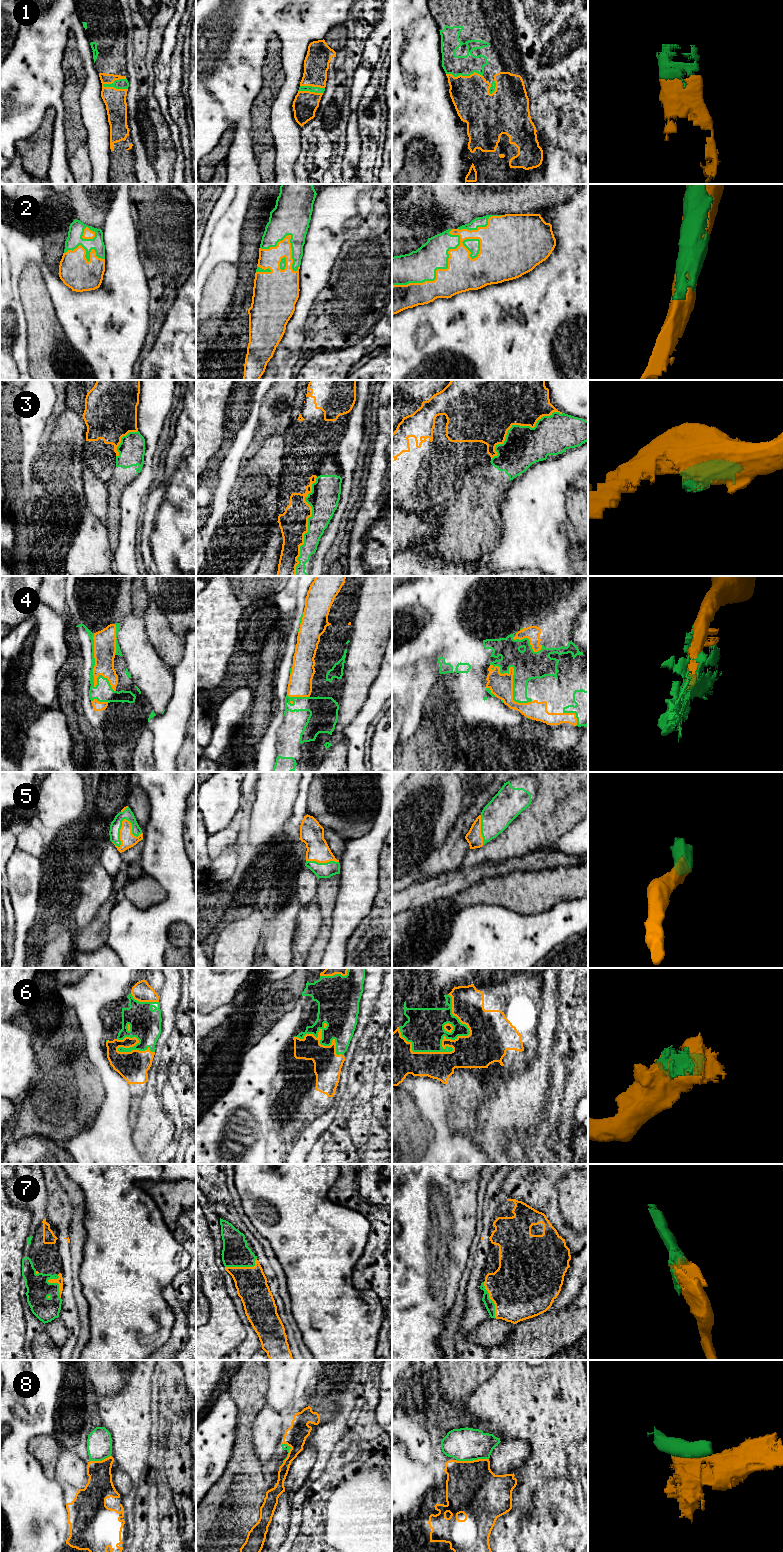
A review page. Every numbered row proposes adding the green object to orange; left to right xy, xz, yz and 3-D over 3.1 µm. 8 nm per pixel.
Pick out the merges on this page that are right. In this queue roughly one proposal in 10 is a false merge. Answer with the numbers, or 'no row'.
1, 2, 4, 5, 6, 7

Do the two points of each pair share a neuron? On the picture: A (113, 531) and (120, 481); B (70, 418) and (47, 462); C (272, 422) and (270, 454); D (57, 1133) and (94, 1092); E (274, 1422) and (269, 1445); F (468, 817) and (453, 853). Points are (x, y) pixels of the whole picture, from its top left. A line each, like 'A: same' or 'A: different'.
A: same
B: same
C: different
D: same
E: same
F: same

